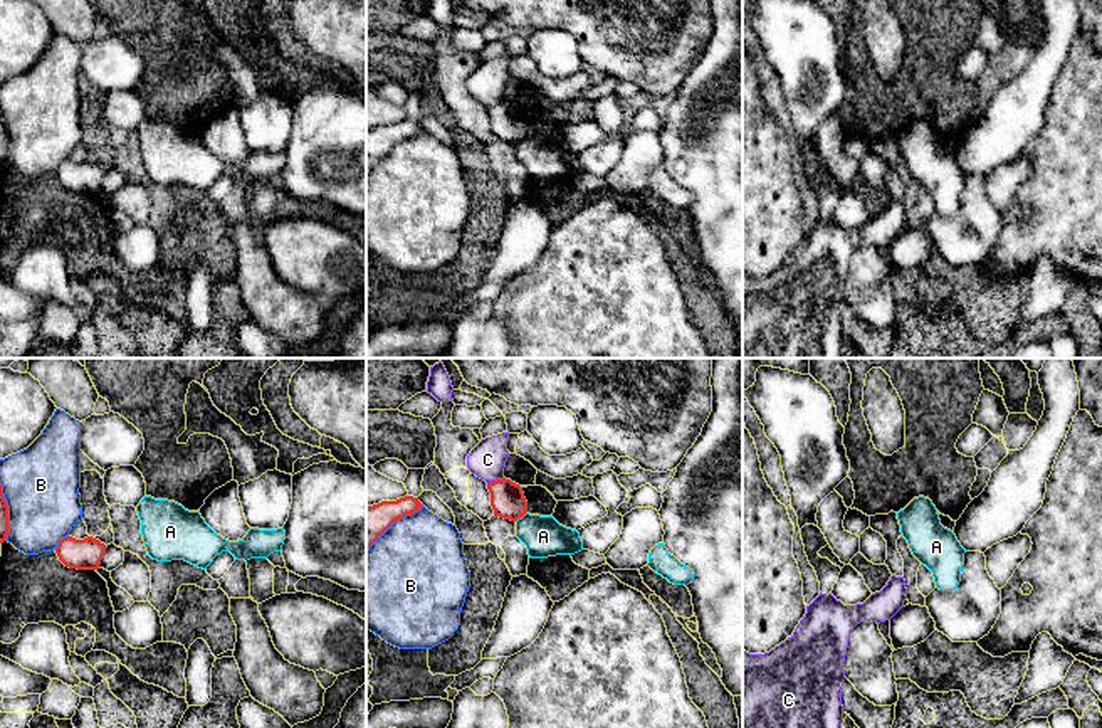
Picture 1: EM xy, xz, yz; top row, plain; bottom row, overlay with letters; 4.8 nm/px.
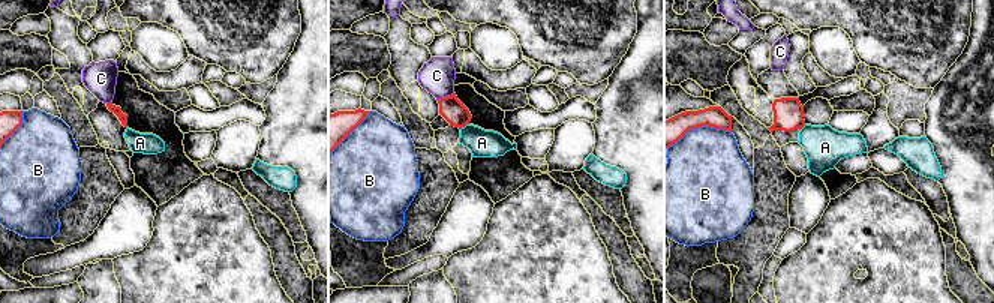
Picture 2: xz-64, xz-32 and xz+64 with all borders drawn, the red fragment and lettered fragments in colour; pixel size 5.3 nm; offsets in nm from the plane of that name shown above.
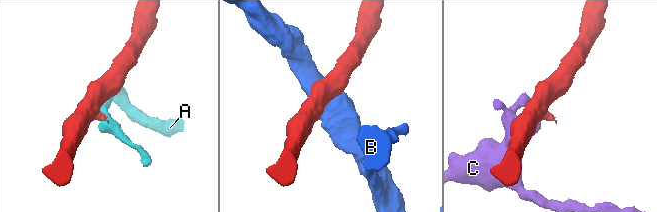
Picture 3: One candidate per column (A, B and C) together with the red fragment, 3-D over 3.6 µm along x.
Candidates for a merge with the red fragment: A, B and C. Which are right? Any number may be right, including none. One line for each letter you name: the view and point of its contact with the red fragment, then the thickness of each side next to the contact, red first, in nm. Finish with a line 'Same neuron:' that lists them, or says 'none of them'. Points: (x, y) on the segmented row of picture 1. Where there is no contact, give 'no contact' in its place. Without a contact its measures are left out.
Same neuron: none of them

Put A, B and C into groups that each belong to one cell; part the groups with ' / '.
A / B / C

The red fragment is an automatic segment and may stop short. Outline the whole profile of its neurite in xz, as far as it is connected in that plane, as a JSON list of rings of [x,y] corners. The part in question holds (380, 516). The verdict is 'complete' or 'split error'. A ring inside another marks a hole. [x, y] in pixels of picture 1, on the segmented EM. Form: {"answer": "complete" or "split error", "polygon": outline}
{"answer": "complete", "polygon": [[[405,496],[366,508],[366,551],[400,518],[422,509],[418,498]]]}

